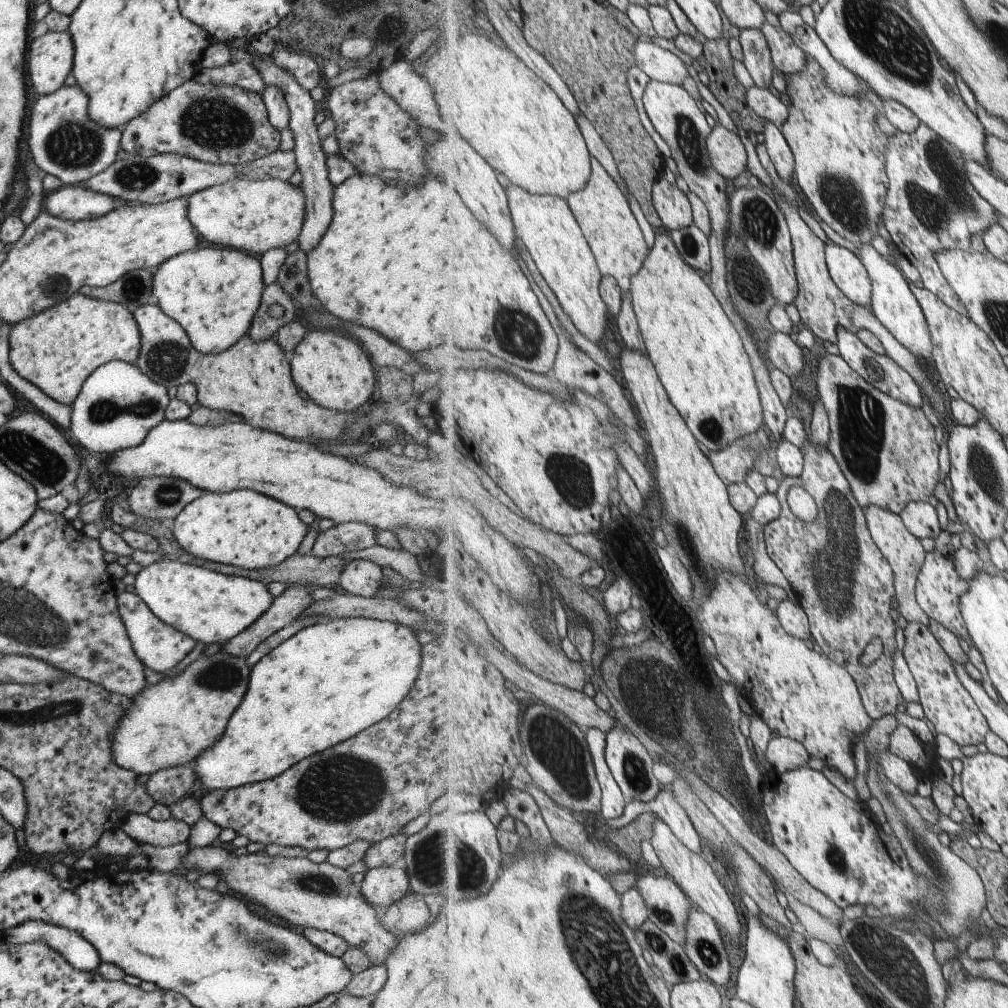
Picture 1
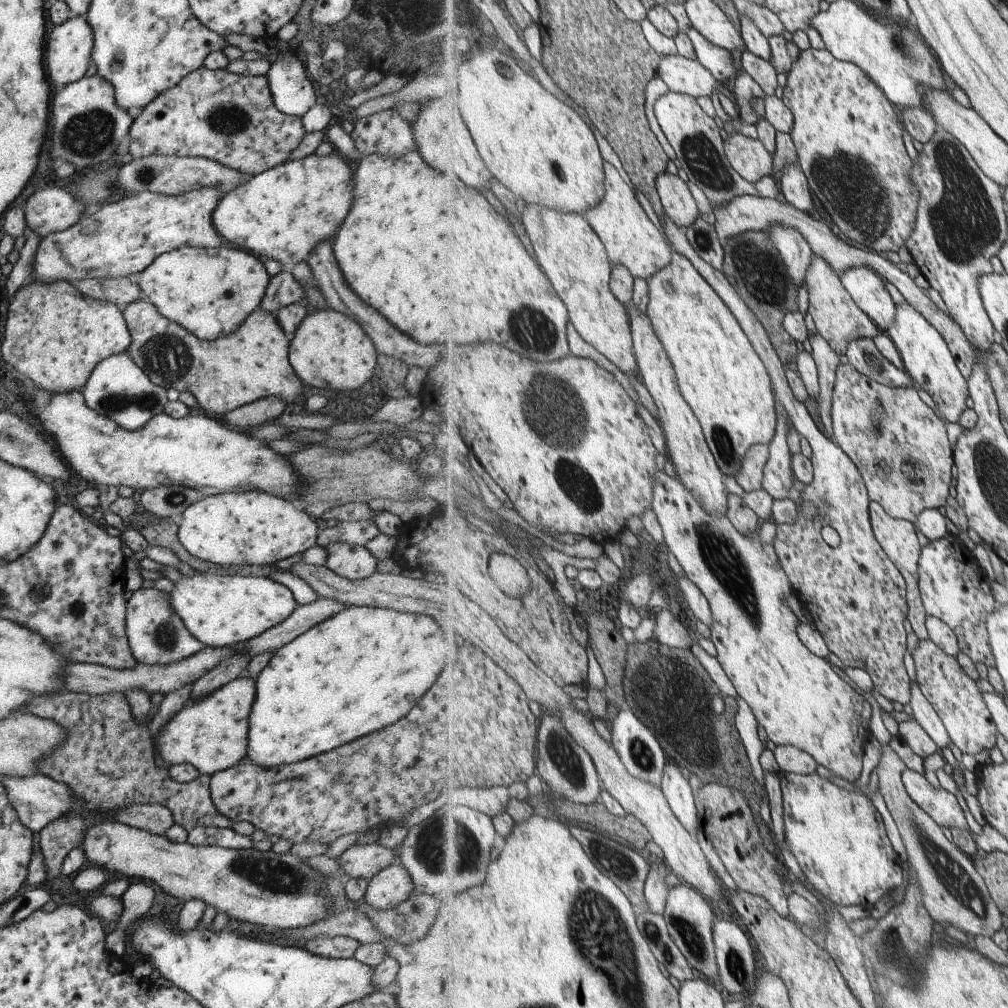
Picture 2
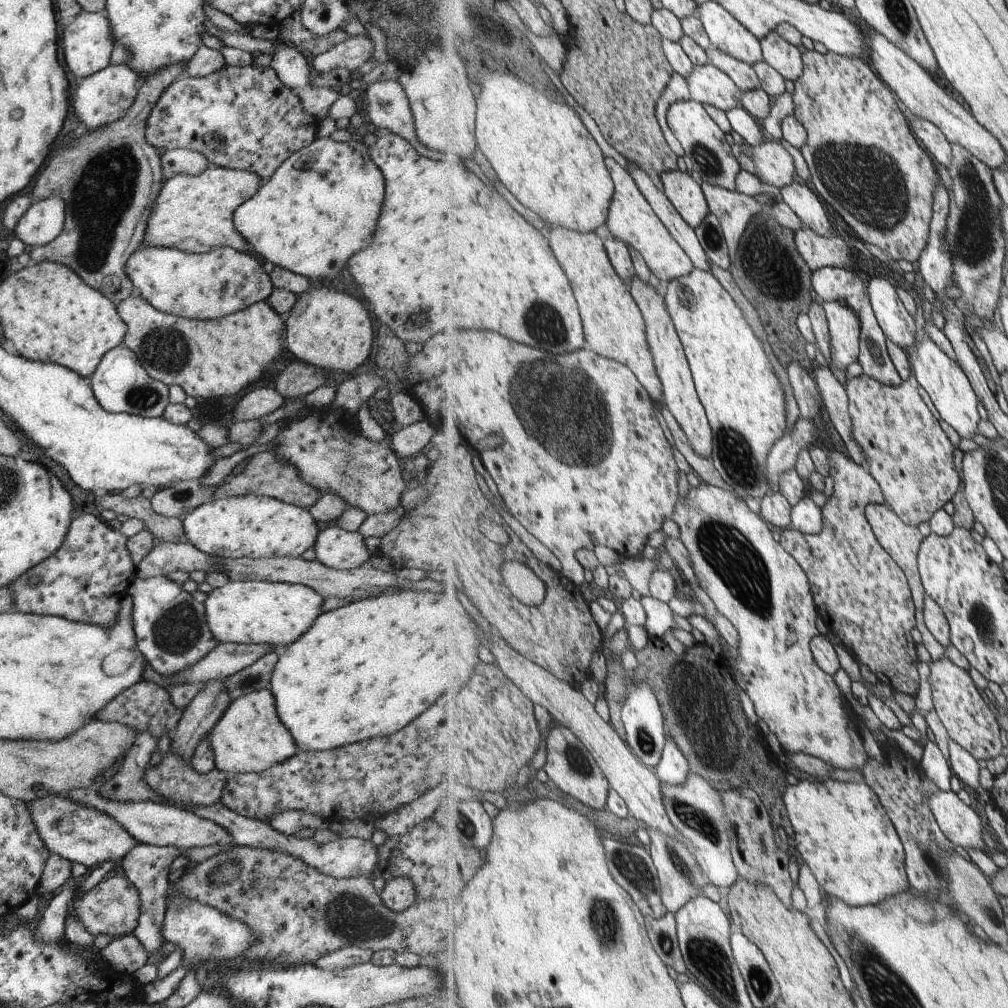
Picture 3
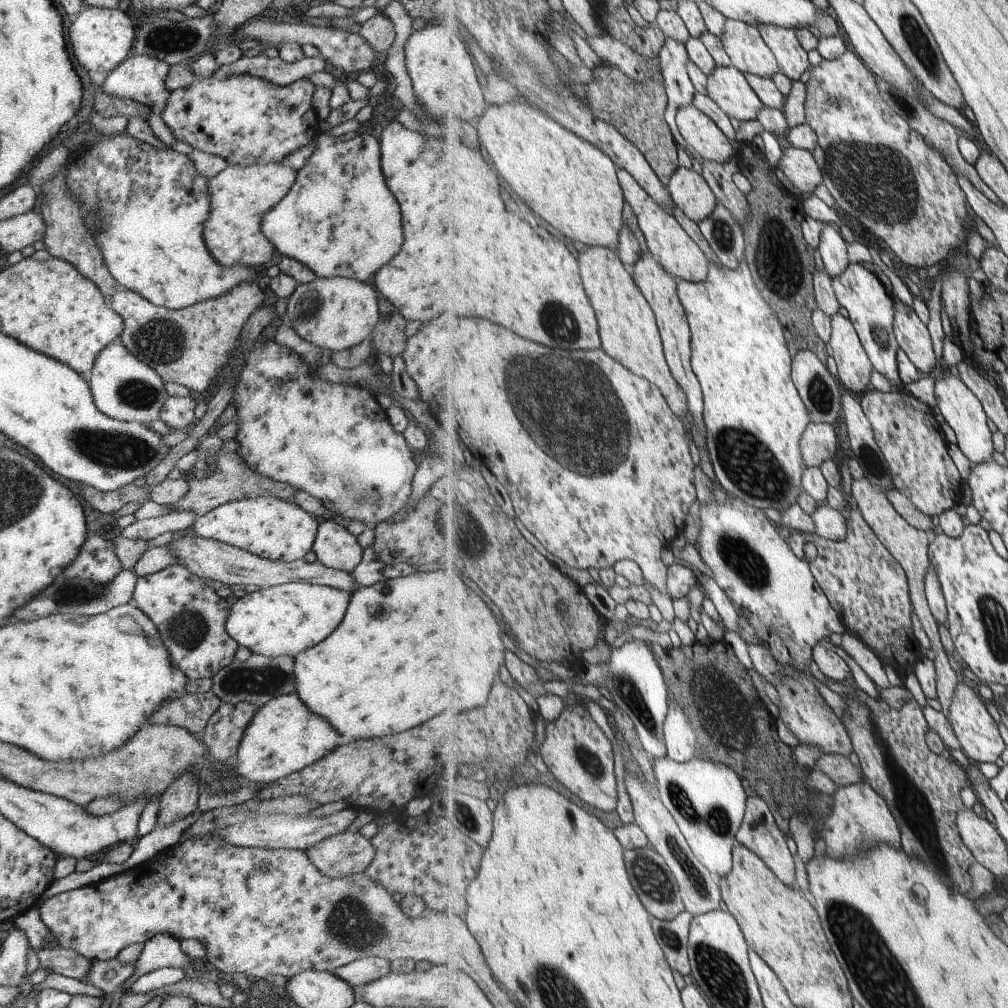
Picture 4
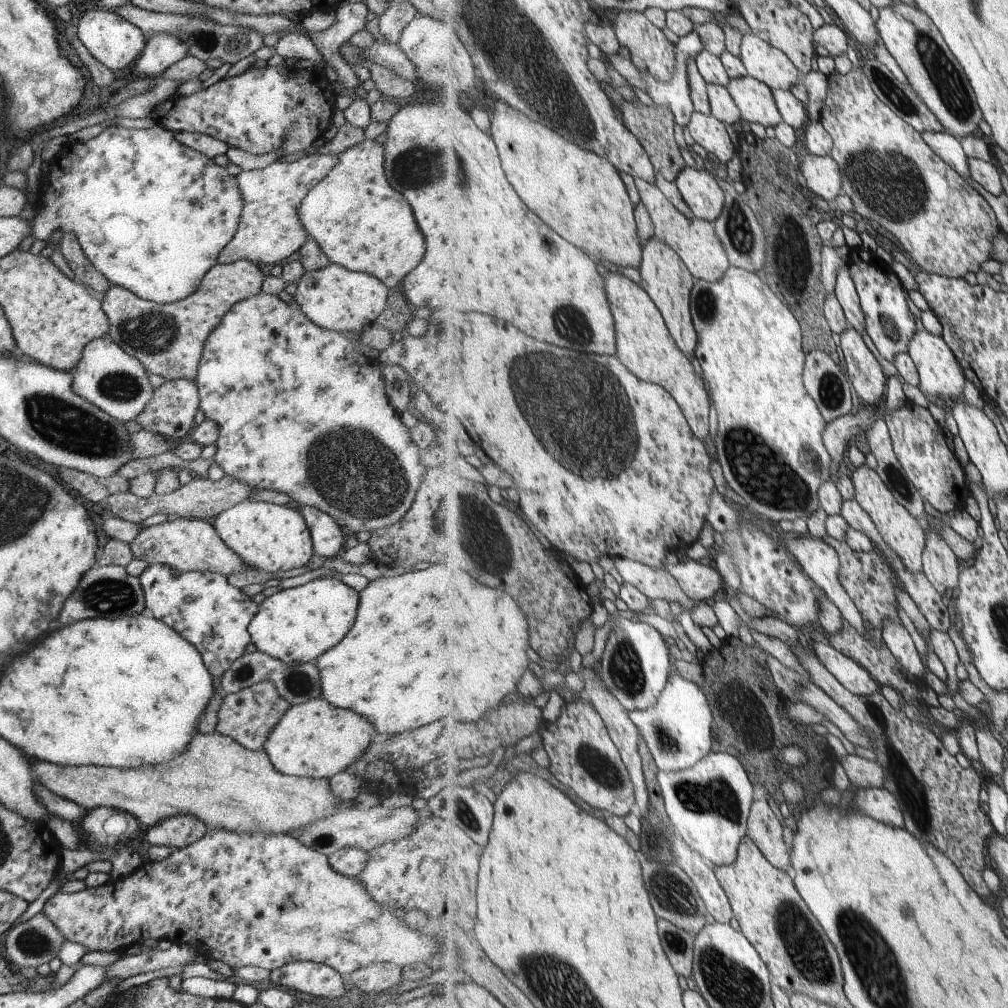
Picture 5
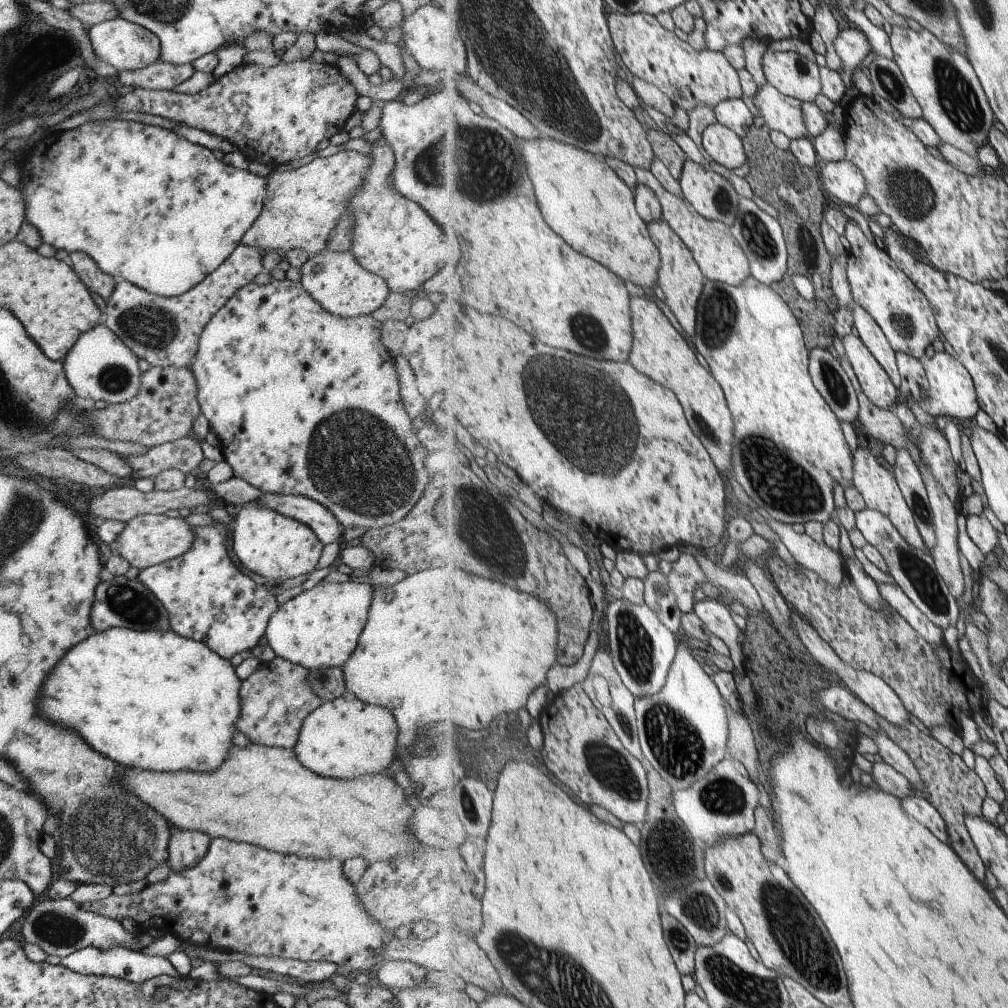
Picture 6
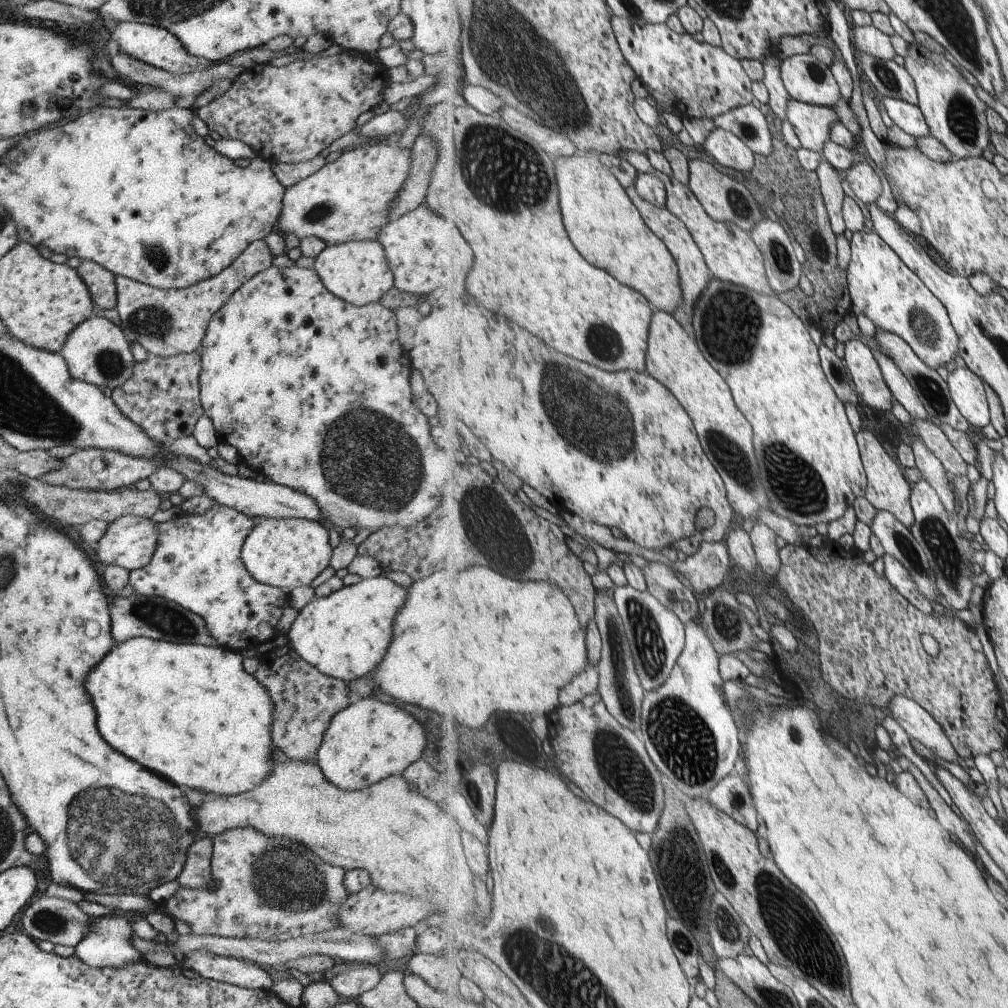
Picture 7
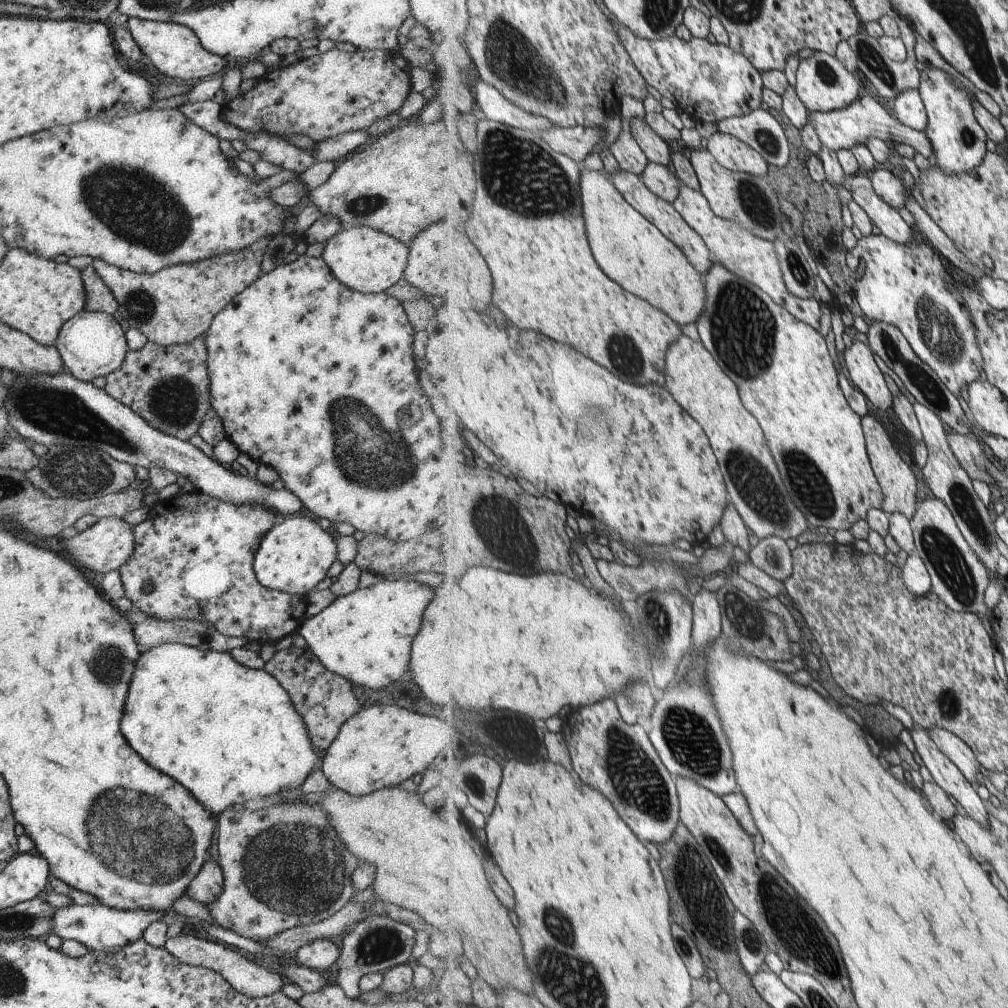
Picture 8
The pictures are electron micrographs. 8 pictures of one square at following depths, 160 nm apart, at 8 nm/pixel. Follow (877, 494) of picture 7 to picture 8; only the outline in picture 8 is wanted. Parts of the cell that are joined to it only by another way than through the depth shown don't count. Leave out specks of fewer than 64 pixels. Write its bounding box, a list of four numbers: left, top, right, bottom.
[862,414,919,519]

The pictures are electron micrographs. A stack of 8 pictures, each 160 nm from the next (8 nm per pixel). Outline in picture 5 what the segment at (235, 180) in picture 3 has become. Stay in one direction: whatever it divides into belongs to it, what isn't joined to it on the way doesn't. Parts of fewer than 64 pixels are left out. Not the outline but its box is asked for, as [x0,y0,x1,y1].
[217,154,338,270]

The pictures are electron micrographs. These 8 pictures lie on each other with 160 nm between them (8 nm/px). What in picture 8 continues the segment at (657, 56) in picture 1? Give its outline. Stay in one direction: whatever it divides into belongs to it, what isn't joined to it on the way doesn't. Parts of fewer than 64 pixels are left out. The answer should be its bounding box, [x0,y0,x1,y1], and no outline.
[810,96,934,160]

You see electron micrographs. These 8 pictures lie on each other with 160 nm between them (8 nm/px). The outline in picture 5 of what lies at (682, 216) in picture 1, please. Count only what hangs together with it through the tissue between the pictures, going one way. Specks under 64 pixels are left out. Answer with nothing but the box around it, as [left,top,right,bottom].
[677,167,726,222]

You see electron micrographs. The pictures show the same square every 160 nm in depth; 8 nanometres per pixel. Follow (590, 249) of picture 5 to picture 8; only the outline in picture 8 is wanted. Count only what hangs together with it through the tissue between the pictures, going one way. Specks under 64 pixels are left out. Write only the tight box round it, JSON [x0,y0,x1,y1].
[581,170,708,326]

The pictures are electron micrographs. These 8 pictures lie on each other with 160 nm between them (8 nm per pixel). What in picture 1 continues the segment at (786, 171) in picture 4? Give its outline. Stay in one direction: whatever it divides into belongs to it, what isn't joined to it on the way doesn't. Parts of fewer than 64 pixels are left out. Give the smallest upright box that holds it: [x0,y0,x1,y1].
[708,124,749,180]

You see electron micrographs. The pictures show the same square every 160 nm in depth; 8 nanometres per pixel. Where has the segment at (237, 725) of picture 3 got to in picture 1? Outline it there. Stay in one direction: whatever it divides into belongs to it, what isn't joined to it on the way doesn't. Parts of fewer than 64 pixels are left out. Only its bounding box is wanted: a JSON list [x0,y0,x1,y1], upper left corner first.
[112,650,250,776]

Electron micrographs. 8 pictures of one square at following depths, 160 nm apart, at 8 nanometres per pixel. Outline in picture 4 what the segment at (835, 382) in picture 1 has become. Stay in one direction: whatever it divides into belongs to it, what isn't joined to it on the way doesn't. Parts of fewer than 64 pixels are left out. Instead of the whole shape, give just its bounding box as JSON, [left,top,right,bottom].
[857,388,965,517]

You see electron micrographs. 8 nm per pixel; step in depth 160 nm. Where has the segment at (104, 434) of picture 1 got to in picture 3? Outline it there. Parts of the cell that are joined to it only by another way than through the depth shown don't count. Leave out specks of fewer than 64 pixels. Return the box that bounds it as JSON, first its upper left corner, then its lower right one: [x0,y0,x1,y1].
[86,342,168,417]

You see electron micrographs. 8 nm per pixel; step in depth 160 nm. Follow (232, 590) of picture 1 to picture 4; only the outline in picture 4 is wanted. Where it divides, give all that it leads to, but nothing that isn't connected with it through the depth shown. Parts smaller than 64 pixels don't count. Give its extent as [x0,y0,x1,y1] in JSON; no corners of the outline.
[225,581,350,658]

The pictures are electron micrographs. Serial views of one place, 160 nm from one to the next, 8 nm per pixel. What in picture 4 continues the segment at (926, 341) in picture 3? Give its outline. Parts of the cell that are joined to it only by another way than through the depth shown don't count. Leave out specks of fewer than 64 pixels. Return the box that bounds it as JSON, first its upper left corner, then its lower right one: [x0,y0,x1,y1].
[935,371,993,465]

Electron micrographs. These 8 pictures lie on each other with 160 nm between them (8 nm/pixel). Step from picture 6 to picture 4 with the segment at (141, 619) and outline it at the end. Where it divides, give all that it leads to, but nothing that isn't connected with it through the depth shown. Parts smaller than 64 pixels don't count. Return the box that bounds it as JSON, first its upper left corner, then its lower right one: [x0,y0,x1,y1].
[15,568,136,622]

